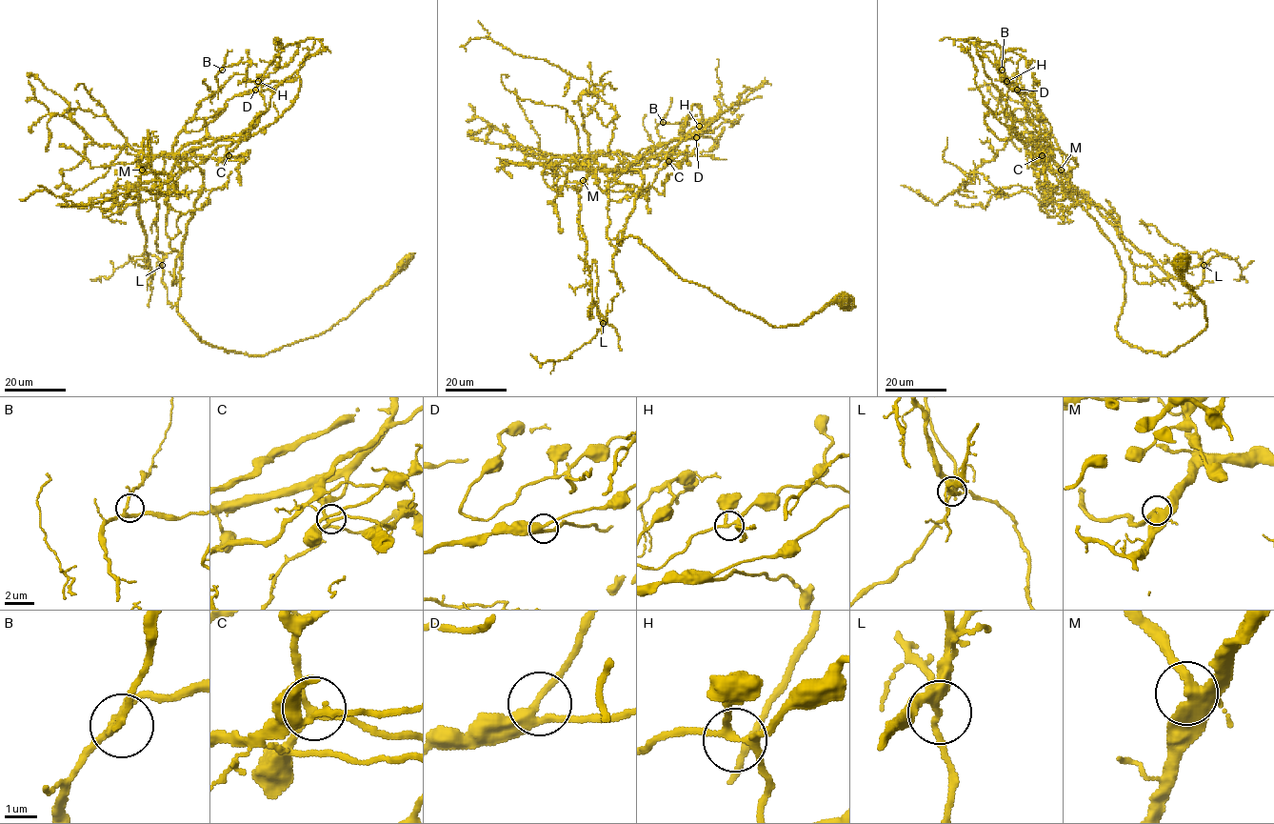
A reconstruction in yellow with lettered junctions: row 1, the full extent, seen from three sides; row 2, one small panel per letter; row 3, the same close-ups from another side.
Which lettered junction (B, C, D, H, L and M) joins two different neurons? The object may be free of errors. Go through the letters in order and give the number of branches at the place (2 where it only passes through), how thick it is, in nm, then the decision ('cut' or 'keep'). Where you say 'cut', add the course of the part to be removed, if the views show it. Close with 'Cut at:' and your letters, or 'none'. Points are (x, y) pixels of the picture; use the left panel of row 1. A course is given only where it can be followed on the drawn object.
B: branches 4; calibre 190 nm; keep
C: branches 3; calibre 200 nm; keep
D: branches 3; calibre 300 nm; keep
H: branches 4; calibre 200 nm; keep
L: branches 4; calibre 320 nm; keep
M: branches 4; calibre 340 nm; keep
Cut at: none

